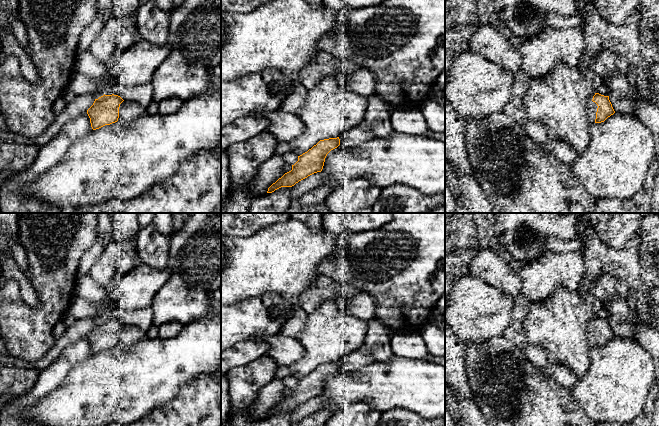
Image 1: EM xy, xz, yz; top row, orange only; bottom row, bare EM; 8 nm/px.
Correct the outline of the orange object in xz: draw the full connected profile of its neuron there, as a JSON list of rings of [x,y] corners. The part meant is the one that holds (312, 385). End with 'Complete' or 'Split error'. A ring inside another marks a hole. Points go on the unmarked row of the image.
[[[360,349],[342,356],[337,362],[320,364],[307,376],[298,380],[298,385],[292,389],[292,394],[285,397],[269,412],[267,417],[272,417],[281,411],[292,411],[308,400],[321,396],[327,378],[340,368],[346,372],[358,370],[375,362],[375,358]]]. Split error

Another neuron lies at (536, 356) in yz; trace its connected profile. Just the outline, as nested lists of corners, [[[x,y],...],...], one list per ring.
[[[529,345],[523,350],[529,363],[535,367],[545,370],[548,365],[546,353],[538,346]]]

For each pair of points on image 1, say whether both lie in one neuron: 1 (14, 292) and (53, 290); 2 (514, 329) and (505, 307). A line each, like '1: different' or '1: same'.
1: different
2: different

